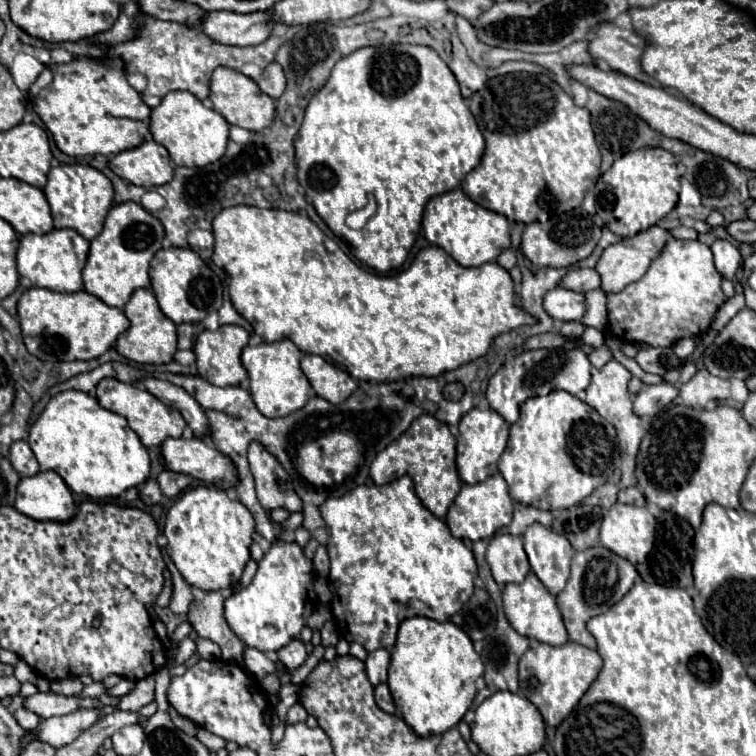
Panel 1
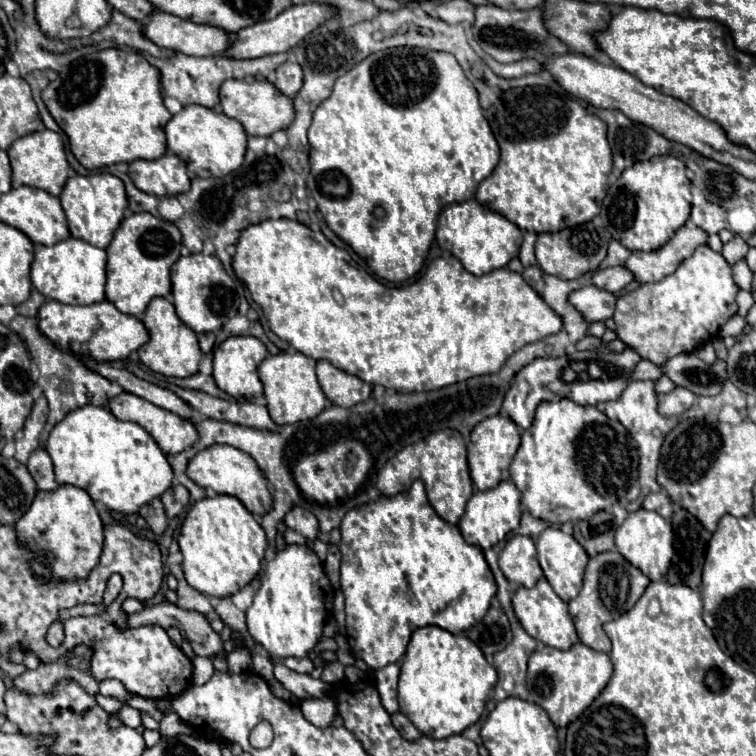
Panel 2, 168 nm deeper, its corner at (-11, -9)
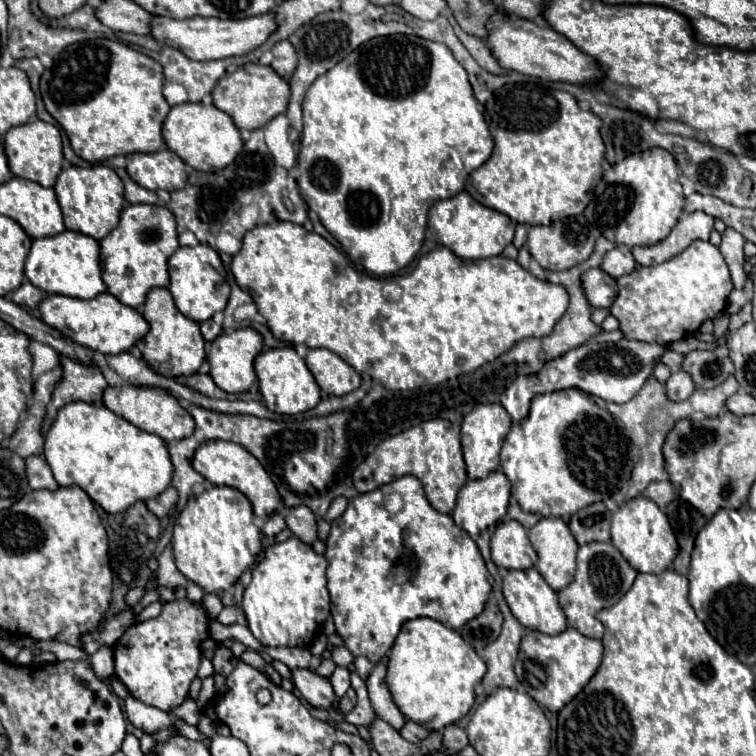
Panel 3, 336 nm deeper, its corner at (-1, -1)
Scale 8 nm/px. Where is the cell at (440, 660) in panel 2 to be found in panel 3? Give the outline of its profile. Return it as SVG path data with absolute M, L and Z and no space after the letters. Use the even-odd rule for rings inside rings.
M432 618L408 620L388 656L386 682L400 712L424 726L442 730L466 716L474 704L474 686L484 678L486 664L462 636Z

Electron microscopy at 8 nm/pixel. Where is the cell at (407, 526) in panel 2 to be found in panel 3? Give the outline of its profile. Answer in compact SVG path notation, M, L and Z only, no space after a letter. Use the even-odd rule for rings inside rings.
M402 476L382 488L376 488L372 492L366 492L366 494L360 494L356 498L350 498L348 500L348 506L344 510L344 514L340 518L336 518L332 522L332 530L330 530L330 536L326 540L326 552L324 552L326 560L328 560L328 592L330 592L330 600L332 600L332 618L334 618L334 624L336 624L336 632L338 636L344 640L344 646L354 654L354 656L366 656L370 662L378 662L382 660L388 650L392 648L398 632L400 632L400 626L406 622L406 620L412 620L412 618L420 618L420 616L426 616L426 618L432 618L432 620L438 620L442 622L444 626L450 626L454 630L460 630L468 620L472 620L474 616L478 616L486 604L486 598L492 590L492 584L494 584L494 578L490 576L490 572L486 570L486 564L480 556L480 550L478 546L474 544L474 540L468 536L468 532L462 532L462 528L458 528L452 520L452 516L448 514L440 514L436 512L430 502L426 500L424 496L424 488L420 484L420 480L416 476ZM390 492L398 492L404 500L404 508L396 514L388 512L384 508L384 496L390 494Z

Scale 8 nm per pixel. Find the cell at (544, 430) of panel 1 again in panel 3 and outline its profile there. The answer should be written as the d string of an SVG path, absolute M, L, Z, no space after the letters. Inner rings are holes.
M574 388L534 396L528 416L512 424L500 452L502 470L512 484L512 496L524 512L538 512L542 516L572 516L588 504L604 500L606 494L616 492L622 482L628 482L632 472L630 460L630 444L620 434L614 418L610 414L604 418L596 402Z

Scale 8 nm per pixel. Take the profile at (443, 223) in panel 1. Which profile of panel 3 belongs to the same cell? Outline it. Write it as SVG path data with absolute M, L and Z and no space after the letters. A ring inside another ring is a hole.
M468 192L438 200L428 211L428 230L434 234L436 241L464 260L482 260L502 254L514 238L514 228L516 222L512 222L506 214L482 206Z

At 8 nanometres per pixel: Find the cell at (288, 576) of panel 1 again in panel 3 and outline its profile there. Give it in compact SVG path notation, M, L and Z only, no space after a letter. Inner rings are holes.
M296 536L276 542L264 550L262 560L252 570L252 582L244 590L240 608L254 638L270 648L294 648L312 644L312 638L330 616L330 596L326 588L326 558Z

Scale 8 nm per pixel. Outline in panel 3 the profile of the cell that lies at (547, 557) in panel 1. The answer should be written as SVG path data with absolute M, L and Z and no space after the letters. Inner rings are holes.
M540 518L530 528L530 542L538 554L536 570L552 590L566 588L576 570L578 544L562 518Z

